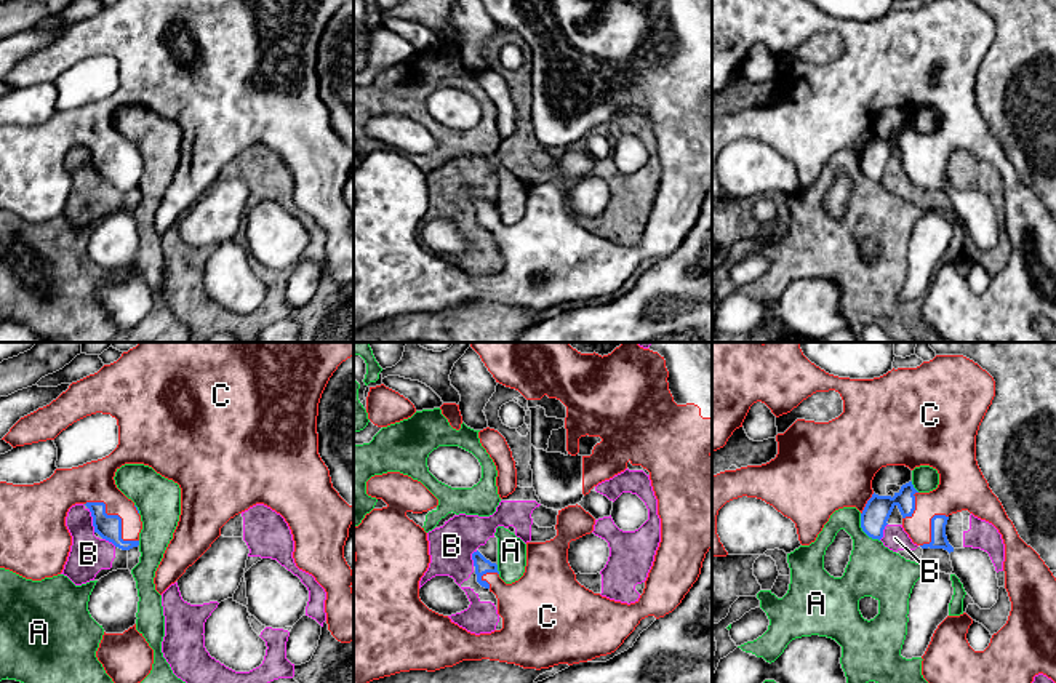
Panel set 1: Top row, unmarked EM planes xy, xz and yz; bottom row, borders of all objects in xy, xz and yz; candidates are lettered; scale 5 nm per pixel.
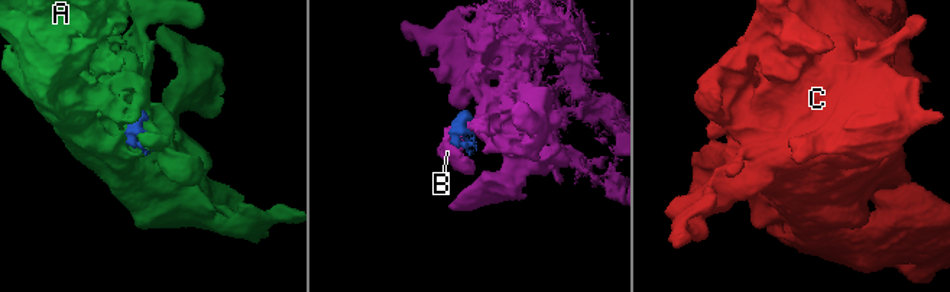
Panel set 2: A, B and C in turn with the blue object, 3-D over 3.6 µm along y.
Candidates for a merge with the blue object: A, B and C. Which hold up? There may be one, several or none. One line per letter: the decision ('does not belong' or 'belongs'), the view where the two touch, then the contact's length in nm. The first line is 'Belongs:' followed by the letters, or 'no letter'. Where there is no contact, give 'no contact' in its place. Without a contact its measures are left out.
Belongs: C
A: does not belong; contact in yz; length 170 nm
B: does not belong; contact in xy; length 130 nm
C: belongs; contact in xy; length 340 nm

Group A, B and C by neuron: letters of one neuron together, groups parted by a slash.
A / B / C

